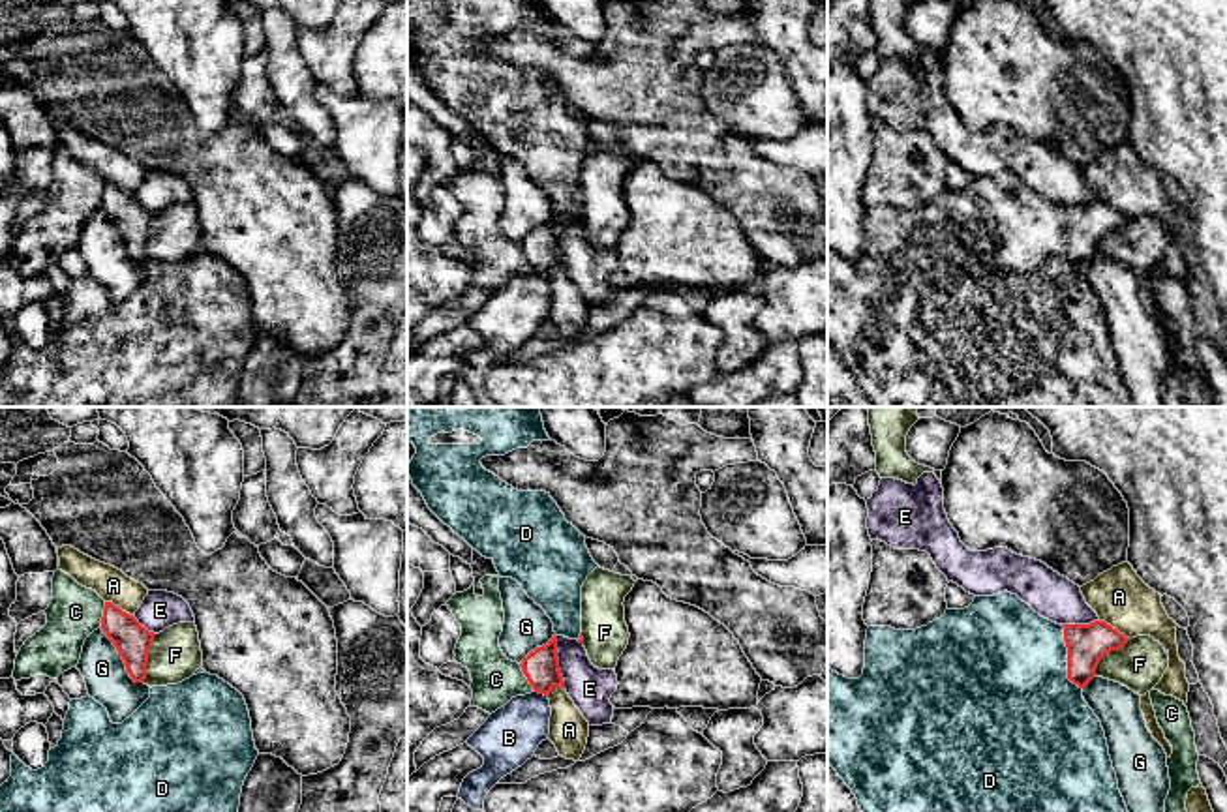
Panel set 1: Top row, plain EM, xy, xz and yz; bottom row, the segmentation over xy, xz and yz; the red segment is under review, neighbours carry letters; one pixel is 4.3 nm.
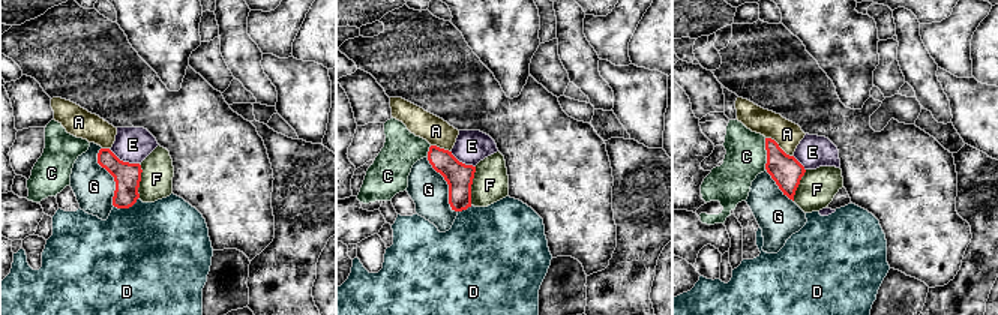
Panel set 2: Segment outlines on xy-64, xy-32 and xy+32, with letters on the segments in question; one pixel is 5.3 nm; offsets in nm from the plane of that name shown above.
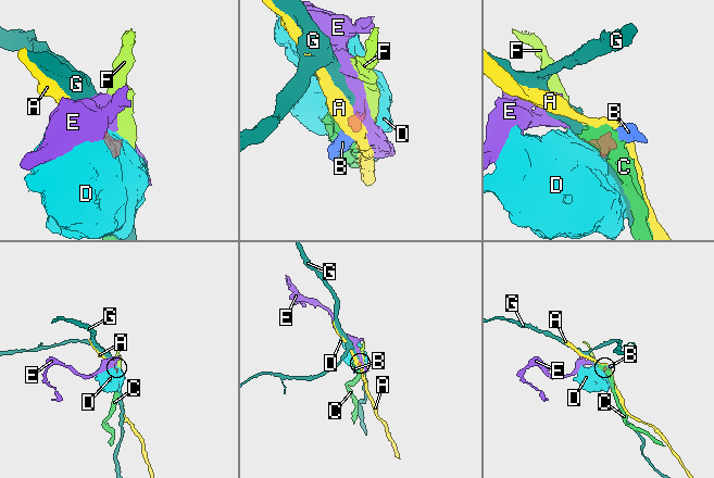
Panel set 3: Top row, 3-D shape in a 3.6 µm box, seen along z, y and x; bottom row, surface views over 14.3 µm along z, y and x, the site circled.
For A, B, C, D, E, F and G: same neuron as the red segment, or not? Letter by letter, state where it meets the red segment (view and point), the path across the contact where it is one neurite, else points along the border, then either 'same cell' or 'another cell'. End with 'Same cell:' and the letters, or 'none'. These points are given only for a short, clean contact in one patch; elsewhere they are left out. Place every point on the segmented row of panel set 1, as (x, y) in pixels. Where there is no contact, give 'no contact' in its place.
A: meets red in yz at (1115, 629); border along yz (1100, 619), (1130, 638); another cell
B: meets red in xz at (541, 692); runs through xz (541, 666), (541, 692), (535, 707), (509, 737); same cell
C: meets red in xy at (104, 616); border along xy (106, 602), (100, 627); another cell
D: meets red in yz at (1068, 659); runs through yz (1087, 644), (1068, 659), (1049, 664), (1010, 664); same cell
E: meets red in xz at (558, 662); border along xz (556, 636), (558, 668), (565, 687); another cell
F: meets red in xy at (147, 659); another cell
G: meets red in xy at (122, 659); border along xy (100, 629), (121, 657), (124, 670), (143, 683); another cell
Same cell: B, D

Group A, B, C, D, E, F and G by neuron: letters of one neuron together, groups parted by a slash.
A / B D / C / E / F / G

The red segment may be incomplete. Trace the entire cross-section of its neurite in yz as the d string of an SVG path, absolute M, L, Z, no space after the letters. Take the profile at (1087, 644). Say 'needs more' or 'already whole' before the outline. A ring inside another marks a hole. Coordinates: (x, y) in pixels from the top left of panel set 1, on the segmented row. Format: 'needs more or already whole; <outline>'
needs more; M1011 593L976 596L968 608L946 609L940 619L916 630L869 626L863 675L848 679L827 668L827 761L852 789L861 812L1128 812L1105 731L1083 698L1083 688L1096 677L1099 660L1128 641L1129 638L1105 621L1056 624Z

